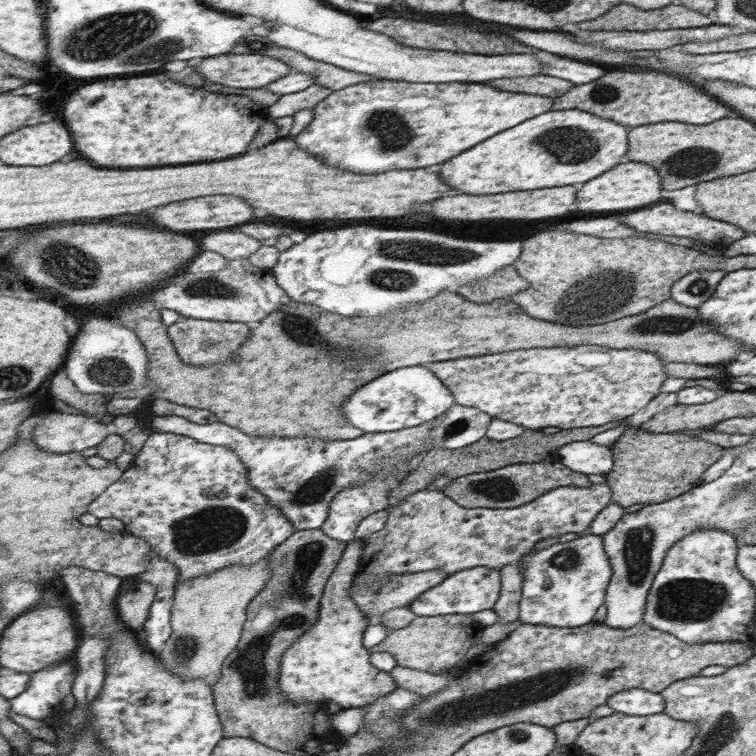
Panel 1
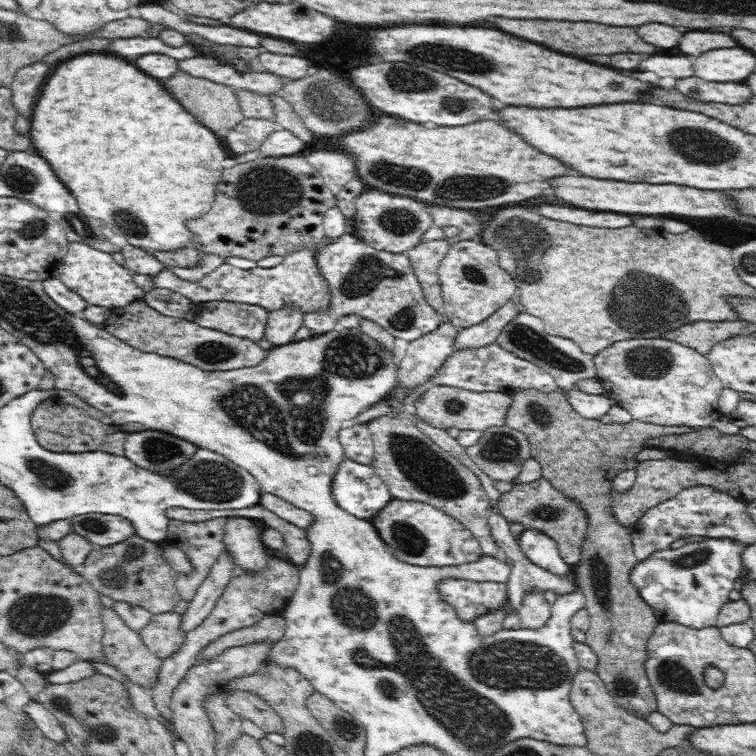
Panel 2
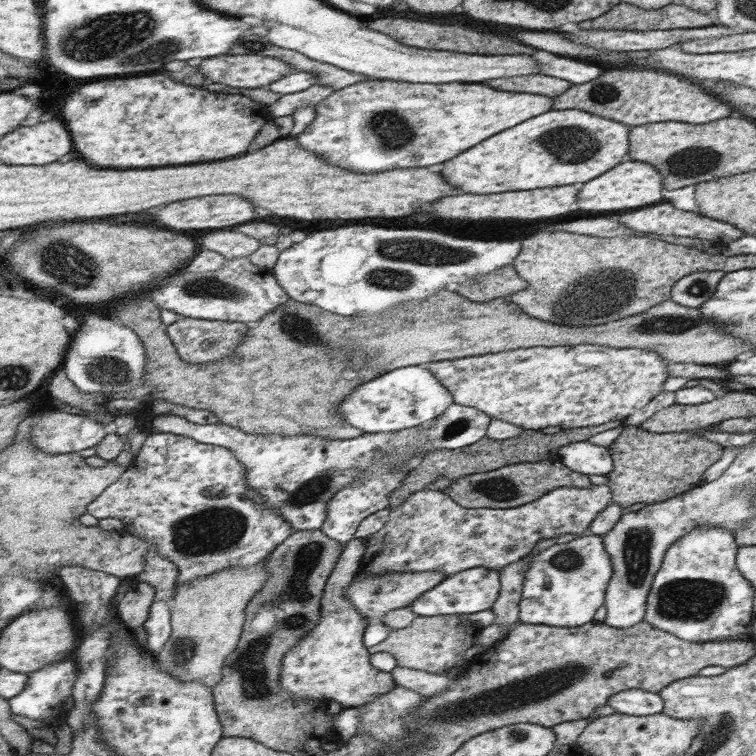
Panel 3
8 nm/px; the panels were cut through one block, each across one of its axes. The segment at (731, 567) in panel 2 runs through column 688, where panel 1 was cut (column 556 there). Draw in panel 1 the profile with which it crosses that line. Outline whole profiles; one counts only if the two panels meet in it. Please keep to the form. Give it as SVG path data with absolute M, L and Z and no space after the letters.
M581 534L571 542L562 542L542 550L530 551L518 562L523 566L521 570L523 580L522 597L519 602L518 618L526 624L558 628L576 628L592 623L596 610L605 604L607 589L612 578L610 559L600 535Z

